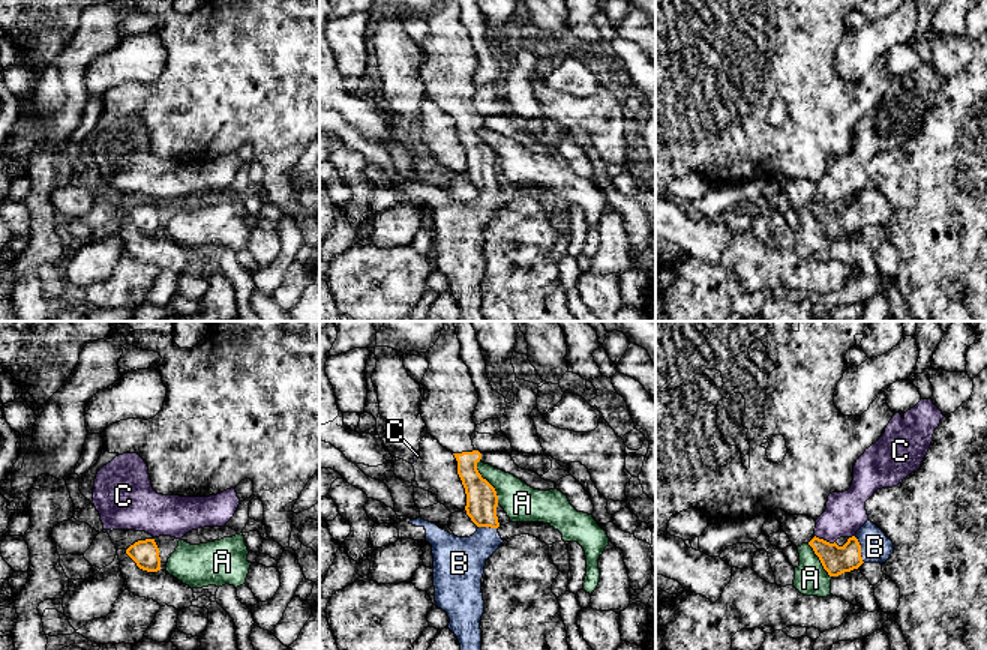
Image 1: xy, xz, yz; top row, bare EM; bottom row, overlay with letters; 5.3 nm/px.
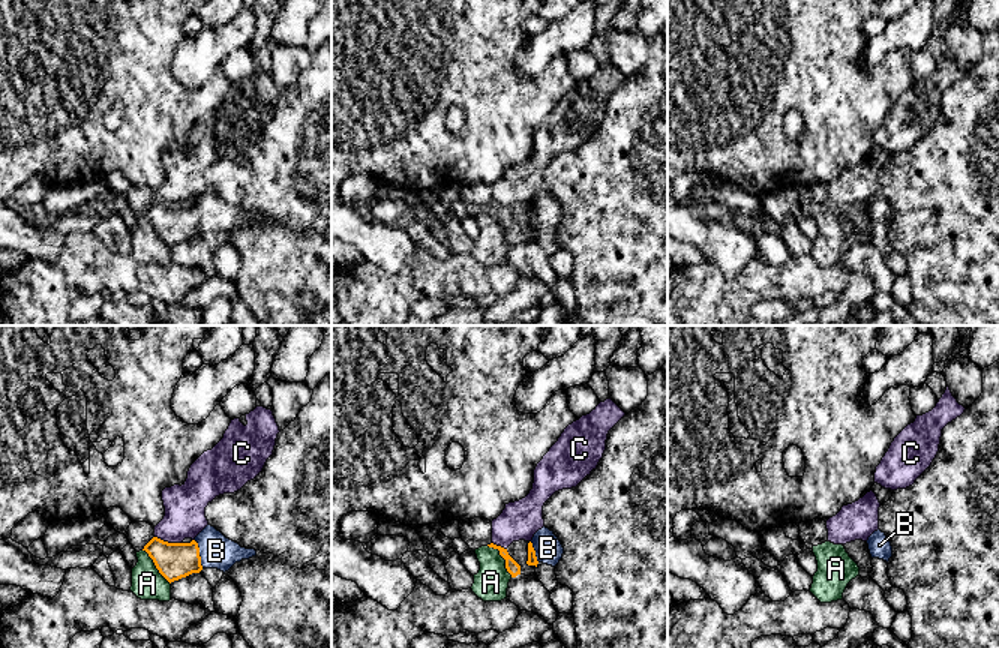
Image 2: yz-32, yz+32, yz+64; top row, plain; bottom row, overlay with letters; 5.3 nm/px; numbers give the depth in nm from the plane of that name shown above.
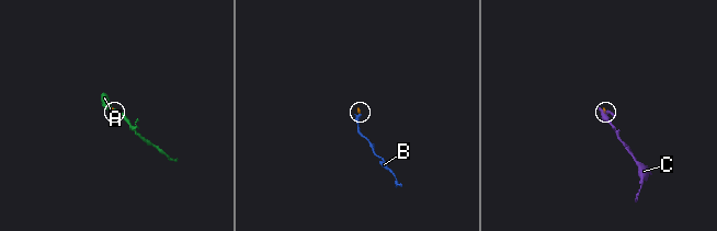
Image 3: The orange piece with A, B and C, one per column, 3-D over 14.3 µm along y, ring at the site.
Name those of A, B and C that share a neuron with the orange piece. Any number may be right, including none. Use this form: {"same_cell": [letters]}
{"same_cell": ["B"]}

